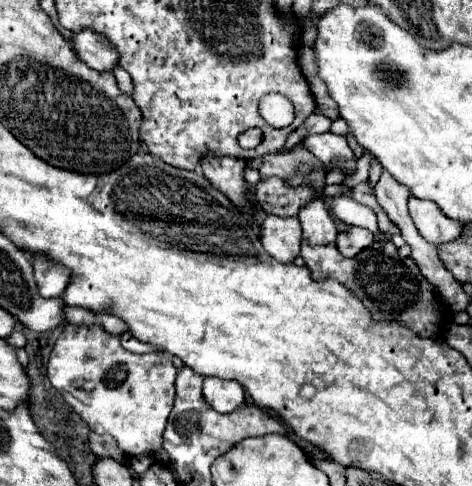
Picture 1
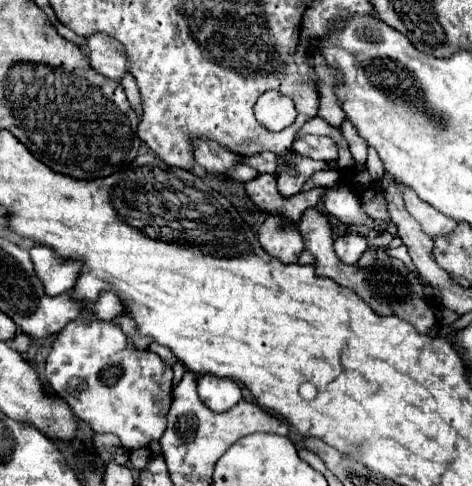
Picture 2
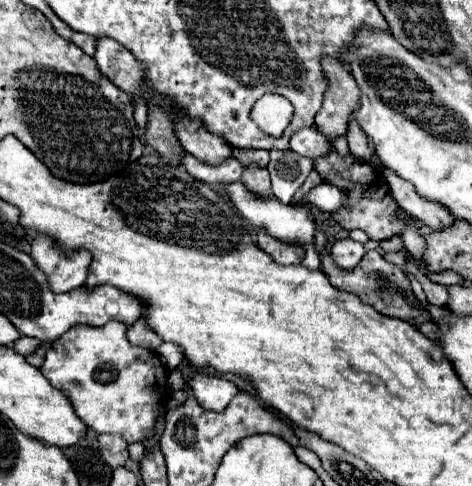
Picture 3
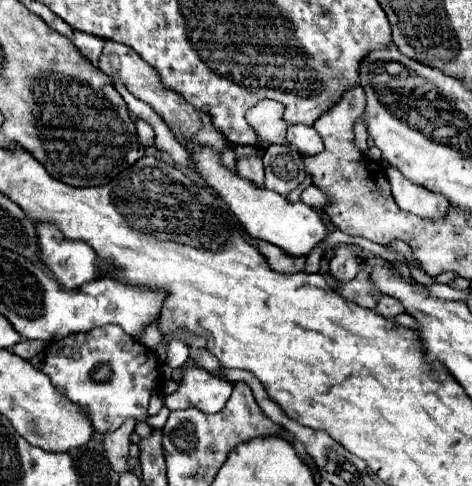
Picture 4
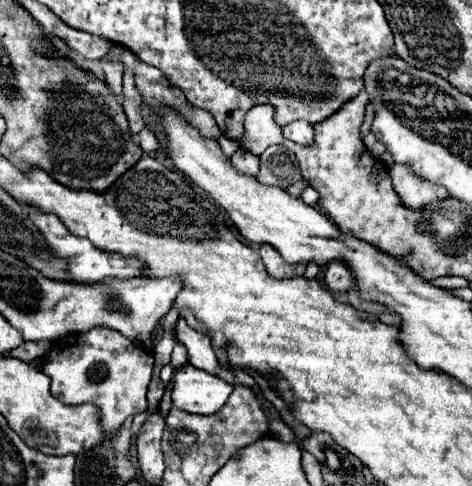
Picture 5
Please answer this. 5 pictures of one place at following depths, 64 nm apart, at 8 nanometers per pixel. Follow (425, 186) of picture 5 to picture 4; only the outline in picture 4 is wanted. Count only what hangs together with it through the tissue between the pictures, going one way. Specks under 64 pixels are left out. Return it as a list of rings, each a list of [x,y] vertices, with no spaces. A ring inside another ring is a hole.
[[[394,166],[386,170],[386,176],[390,180],[394,200],[402,210],[430,220],[444,218],[444,212],[448,210],[448,200],[444,198],[444,194],[414,184]]]

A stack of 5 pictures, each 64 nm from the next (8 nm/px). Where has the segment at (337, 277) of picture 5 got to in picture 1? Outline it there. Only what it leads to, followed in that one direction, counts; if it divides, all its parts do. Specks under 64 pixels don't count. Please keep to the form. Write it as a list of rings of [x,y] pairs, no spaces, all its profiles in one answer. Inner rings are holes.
[[[350,228],[348,232],[338,234],[336,248],[340,250],[342,256],[354,258],[358,252],[368,248],[372,244],[372,240],[374,240],[374,236],[368,230],[364,230],[364,228]]]

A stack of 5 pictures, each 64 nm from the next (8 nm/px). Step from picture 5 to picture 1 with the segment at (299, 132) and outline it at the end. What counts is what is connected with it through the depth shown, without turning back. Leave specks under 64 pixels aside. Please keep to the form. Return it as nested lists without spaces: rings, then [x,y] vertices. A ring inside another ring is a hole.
[[[332,132],[312,134],[312,136],[306,136],[302,140],[302,146],[306,150],[310,150],[322,162],[326,172],[336,168],[336,166],[344,174],[350,174],[350,172],[356,170],[356,156],[350,150],[344,136],[338,136],[338,134],[332,134]]]

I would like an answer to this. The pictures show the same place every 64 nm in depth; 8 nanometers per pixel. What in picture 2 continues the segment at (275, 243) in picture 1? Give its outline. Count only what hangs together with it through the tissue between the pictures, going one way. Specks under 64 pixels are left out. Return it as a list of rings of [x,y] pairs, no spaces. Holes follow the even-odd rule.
[[[268,216],[258,230],[260,246],[282,264],[292,264],[304,250],[304,240],[296,228],[288,228],[288,232],[280,232],[276,228],[276,216]]]

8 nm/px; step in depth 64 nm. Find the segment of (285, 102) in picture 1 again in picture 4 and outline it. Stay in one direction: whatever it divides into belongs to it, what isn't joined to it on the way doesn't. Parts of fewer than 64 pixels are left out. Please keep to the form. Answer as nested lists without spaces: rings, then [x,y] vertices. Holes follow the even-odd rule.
[[[264,99],[248,110],[246,120],[254,128],[260,148],[266,148],[270,144],[288,144],[288,125],[284,124],[283,113],[284,105],[271,99]]]

